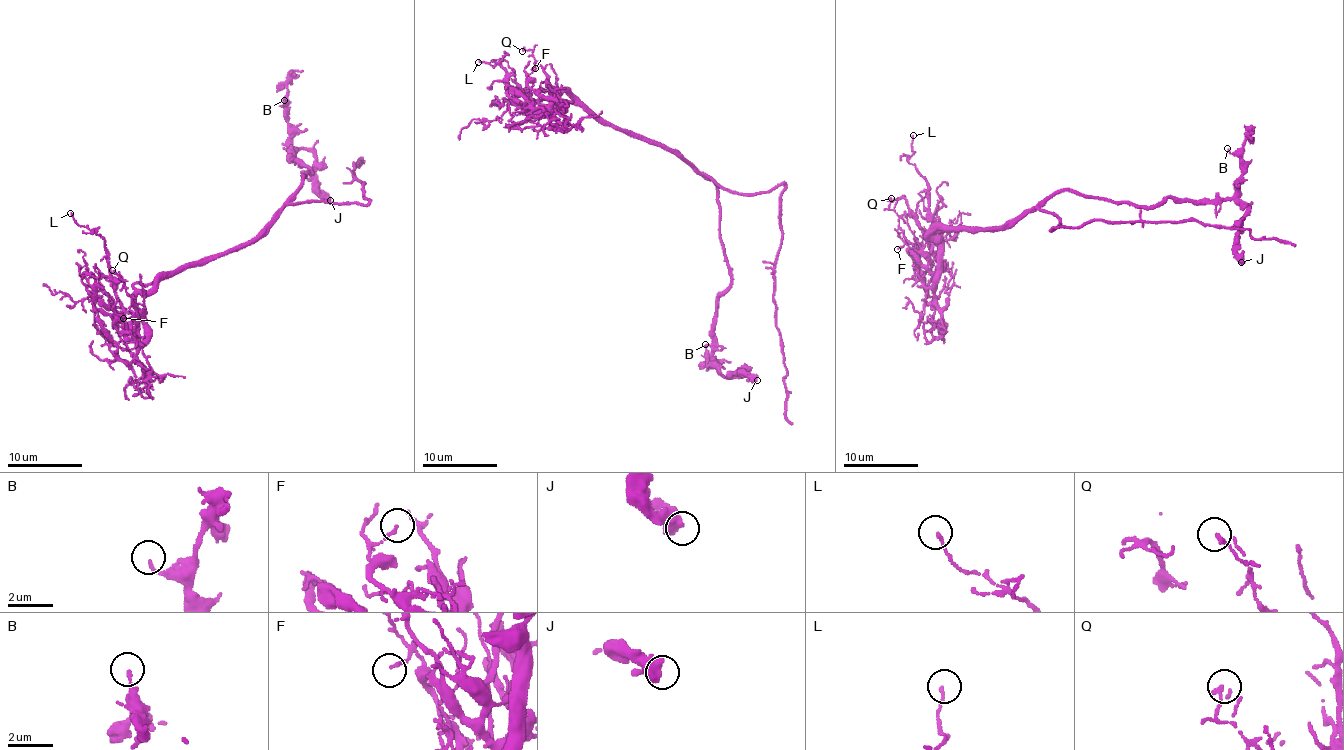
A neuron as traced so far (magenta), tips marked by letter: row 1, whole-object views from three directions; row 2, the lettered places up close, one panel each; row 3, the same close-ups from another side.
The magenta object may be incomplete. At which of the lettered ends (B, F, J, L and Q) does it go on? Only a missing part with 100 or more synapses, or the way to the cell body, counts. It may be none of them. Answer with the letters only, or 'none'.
none

